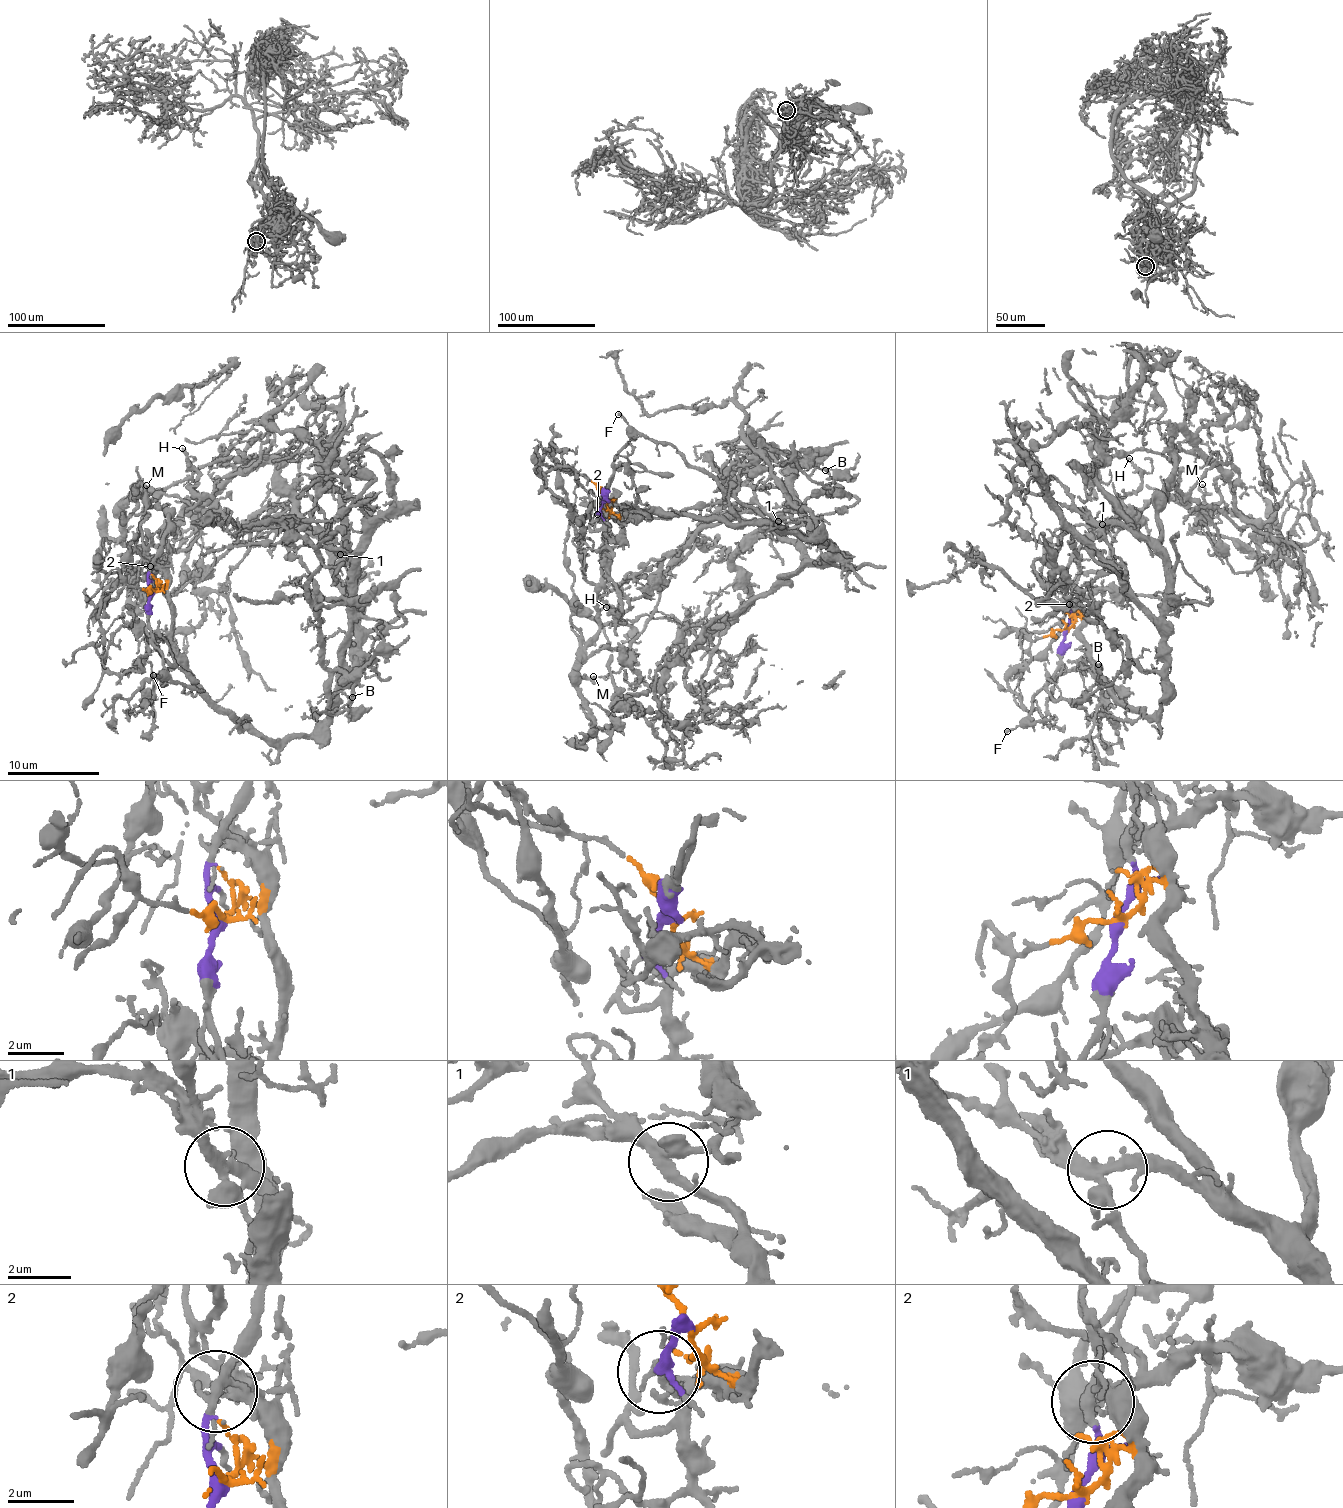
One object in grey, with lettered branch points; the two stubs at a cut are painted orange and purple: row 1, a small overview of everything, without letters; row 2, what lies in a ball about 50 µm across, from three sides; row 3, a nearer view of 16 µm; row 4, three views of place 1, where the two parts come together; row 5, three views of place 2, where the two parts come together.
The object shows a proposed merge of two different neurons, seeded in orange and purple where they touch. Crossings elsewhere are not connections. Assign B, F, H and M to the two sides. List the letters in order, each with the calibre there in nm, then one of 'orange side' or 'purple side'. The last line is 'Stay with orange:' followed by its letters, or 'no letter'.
B: calibre 200 nm; orange side
F: calibre 170 nm; purple side
H: calibre 180 nm; orange side
M: calibre 100 nm; purple side
Stay with orange: B, H

